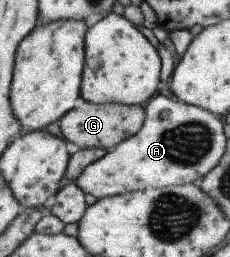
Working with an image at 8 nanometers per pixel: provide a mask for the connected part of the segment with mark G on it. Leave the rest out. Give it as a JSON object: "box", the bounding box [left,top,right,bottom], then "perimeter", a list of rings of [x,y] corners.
{"box":[60,100,147,150],"perimeter":[[[85,100],[82,105],[72,109],[60,120],[62,135],[76,144],[79,149],[103,148],[113,150],[128,140],[136,136],[144,127],[147,116],[147,109],[140,105],[129,105],[121,103],[96,104]]]}

